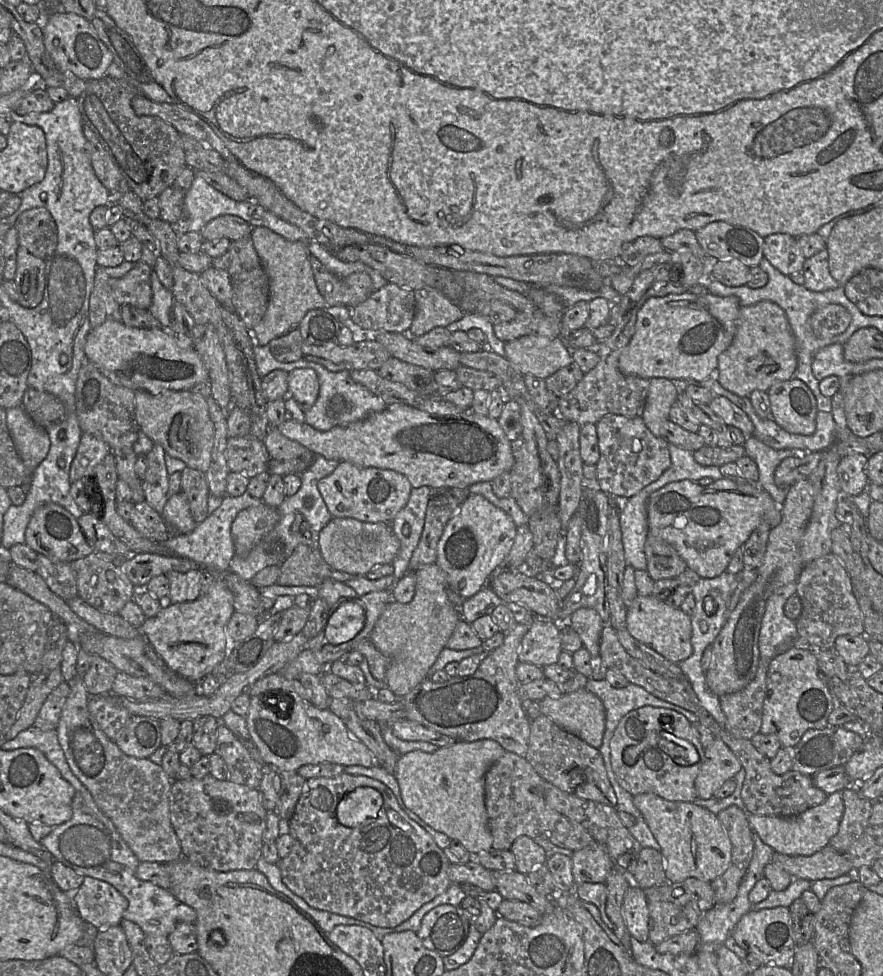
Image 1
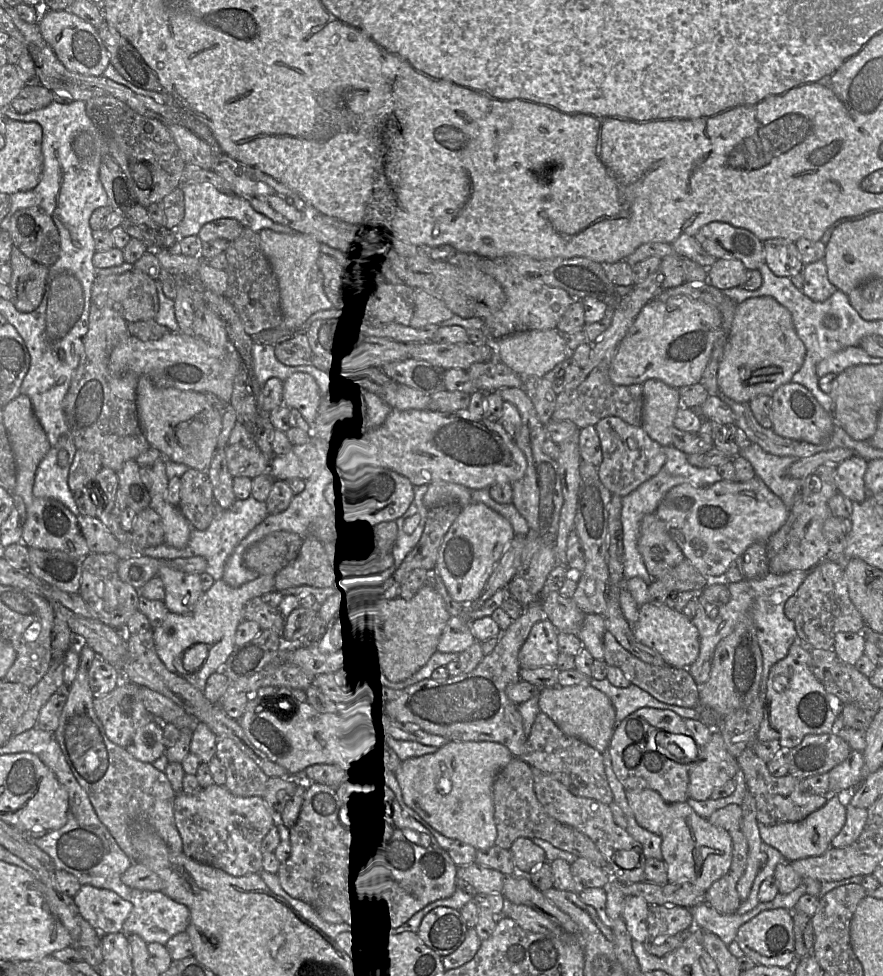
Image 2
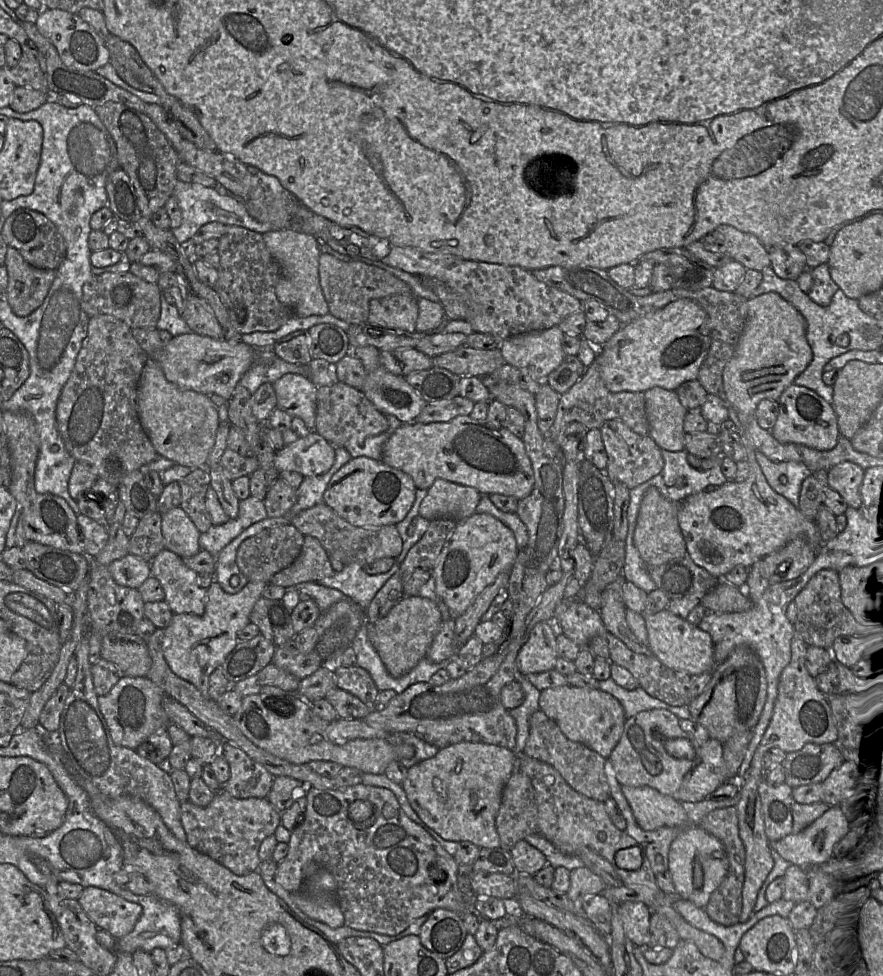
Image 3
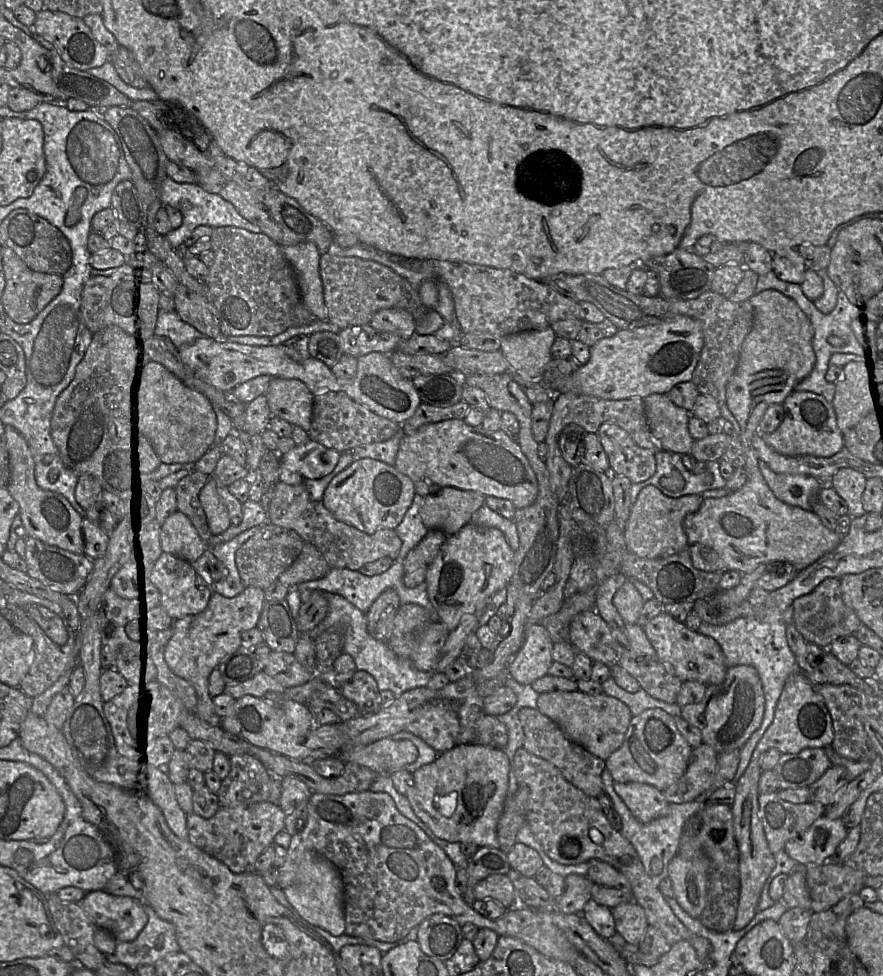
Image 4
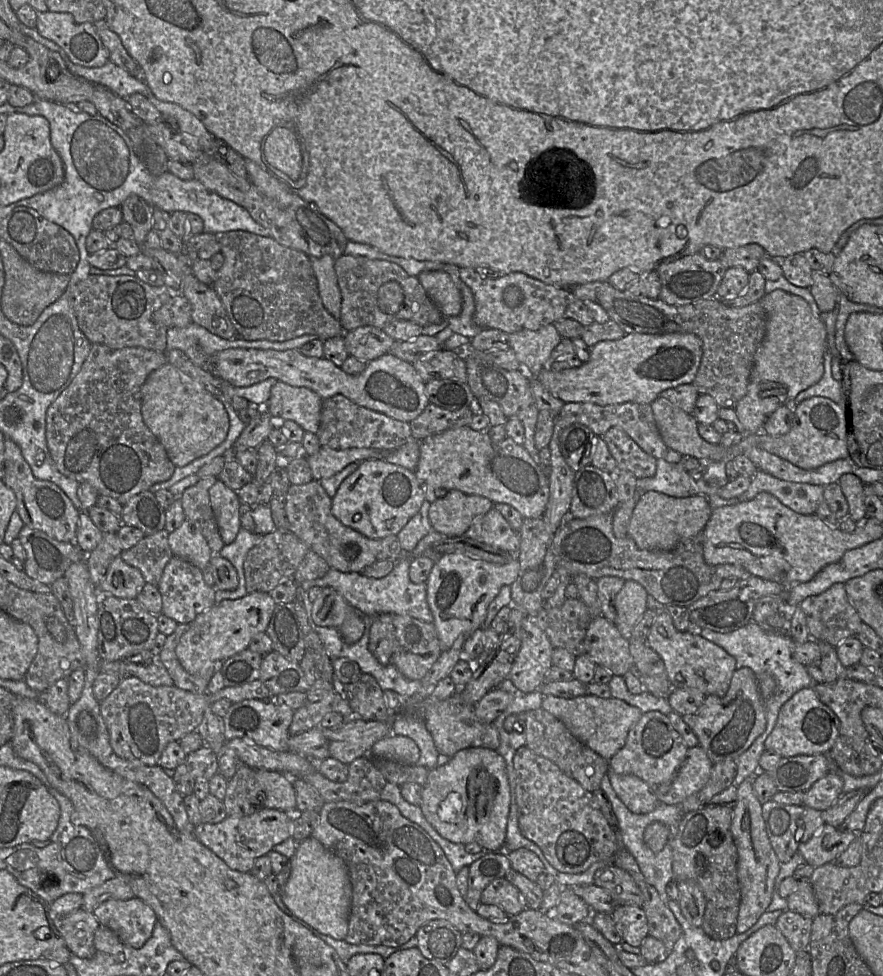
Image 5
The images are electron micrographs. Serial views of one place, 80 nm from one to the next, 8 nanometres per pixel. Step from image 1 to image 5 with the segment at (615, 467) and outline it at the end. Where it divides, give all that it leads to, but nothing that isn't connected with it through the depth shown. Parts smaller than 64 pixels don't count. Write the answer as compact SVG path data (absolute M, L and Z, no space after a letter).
M610 428L600 437L616 461L618 471L629 471L637 479L655 475L657 459L644 452L623 430Z

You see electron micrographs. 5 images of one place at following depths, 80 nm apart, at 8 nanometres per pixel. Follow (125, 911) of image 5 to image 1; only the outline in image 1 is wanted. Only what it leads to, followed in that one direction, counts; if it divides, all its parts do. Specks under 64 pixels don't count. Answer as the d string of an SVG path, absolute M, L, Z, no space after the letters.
M84 876L82 884L71 896L79 916L99 930L120 925L123 913L129 904L128 900L111 884L90 876Z

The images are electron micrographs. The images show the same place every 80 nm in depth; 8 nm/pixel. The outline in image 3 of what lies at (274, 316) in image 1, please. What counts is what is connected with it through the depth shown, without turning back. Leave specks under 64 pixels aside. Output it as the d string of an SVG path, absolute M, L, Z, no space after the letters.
M271 230L262 235L269 252L281 269L282 277L276 288L278 300L290 307L299 318L328 314L318 271L321 241L314 235L292 230Z

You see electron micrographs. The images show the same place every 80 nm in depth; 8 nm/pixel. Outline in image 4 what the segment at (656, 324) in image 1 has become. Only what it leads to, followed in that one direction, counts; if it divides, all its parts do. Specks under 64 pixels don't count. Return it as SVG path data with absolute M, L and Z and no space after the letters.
M676 315L654 325L619 330L614 336L604 338L590 348L588 363L580 366L567 379L559 393L576 392L605 400L645 398L655 393L666 394L678 383L692 381L703 346L704 335L700 322L684 315Z

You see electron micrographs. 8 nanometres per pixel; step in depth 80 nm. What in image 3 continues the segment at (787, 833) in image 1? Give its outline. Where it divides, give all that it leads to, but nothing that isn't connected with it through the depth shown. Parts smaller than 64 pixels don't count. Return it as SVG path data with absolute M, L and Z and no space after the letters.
M832 806L803 831L770 842L786 861L799 867L820 864L832 856L839 840L847 831L845 808Z

